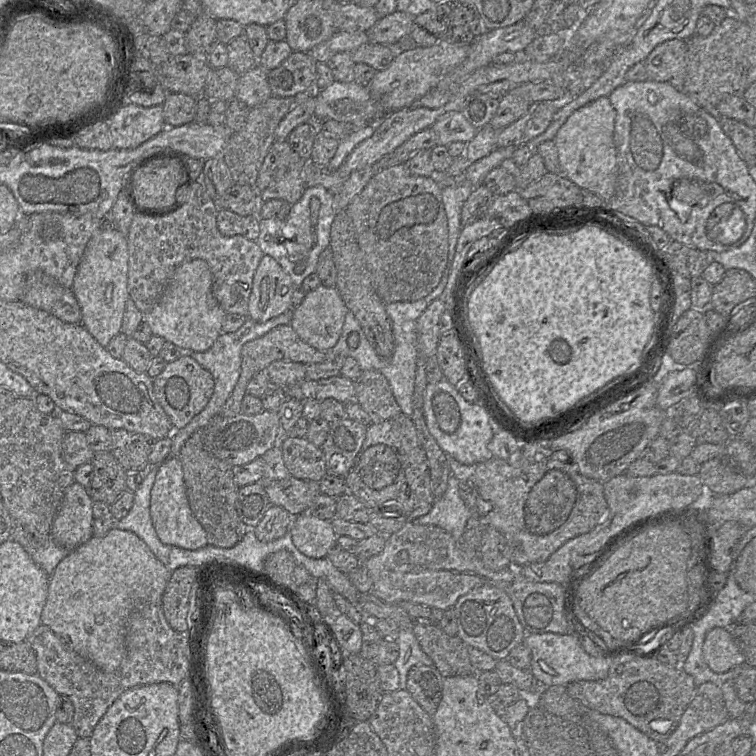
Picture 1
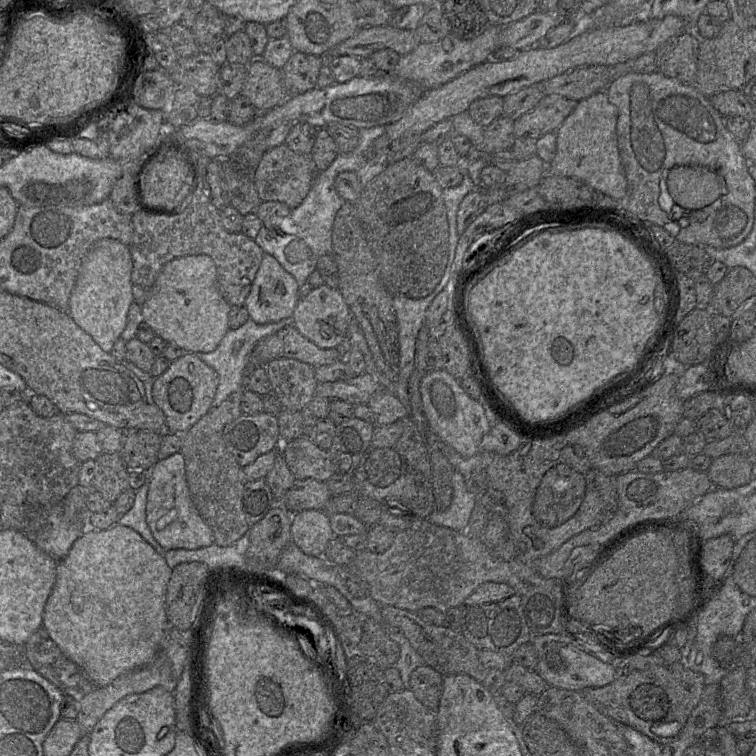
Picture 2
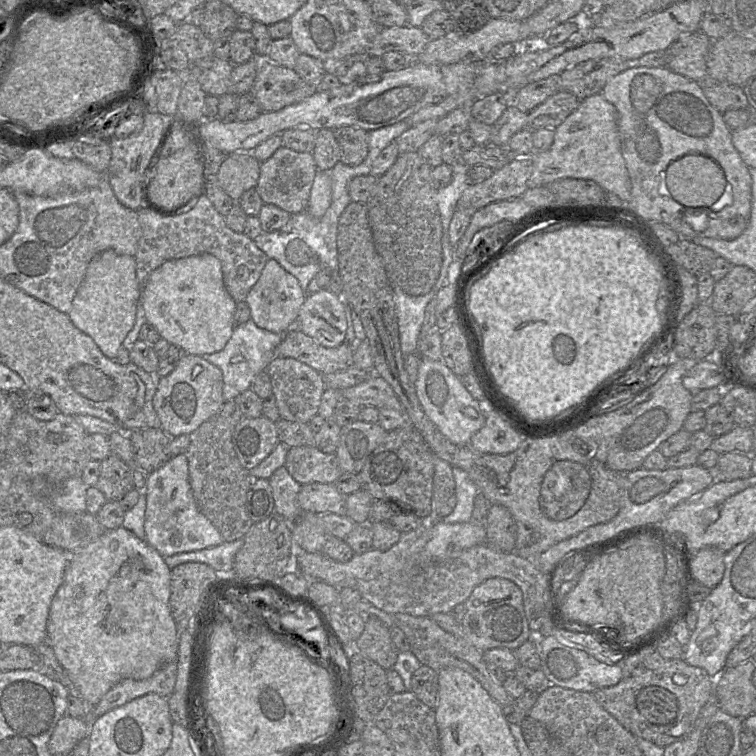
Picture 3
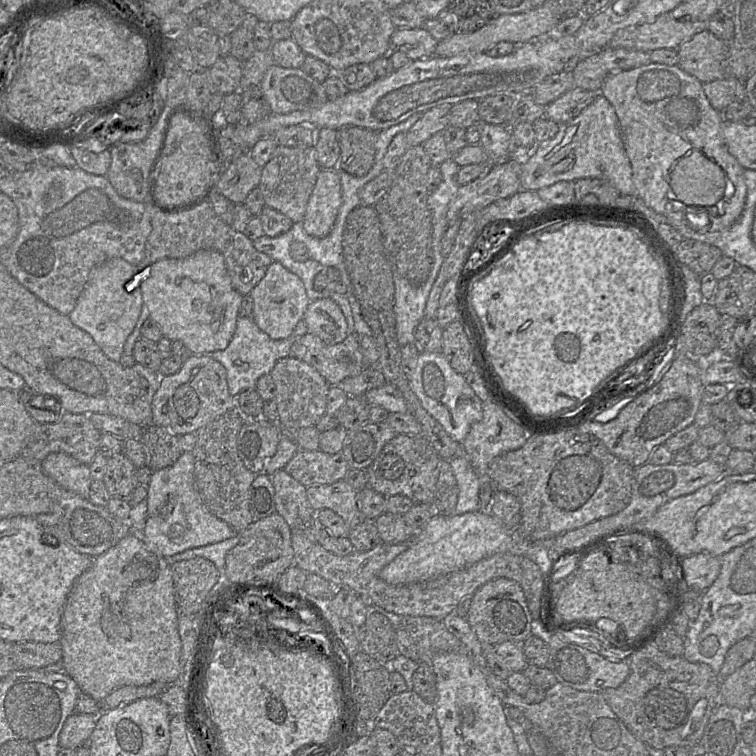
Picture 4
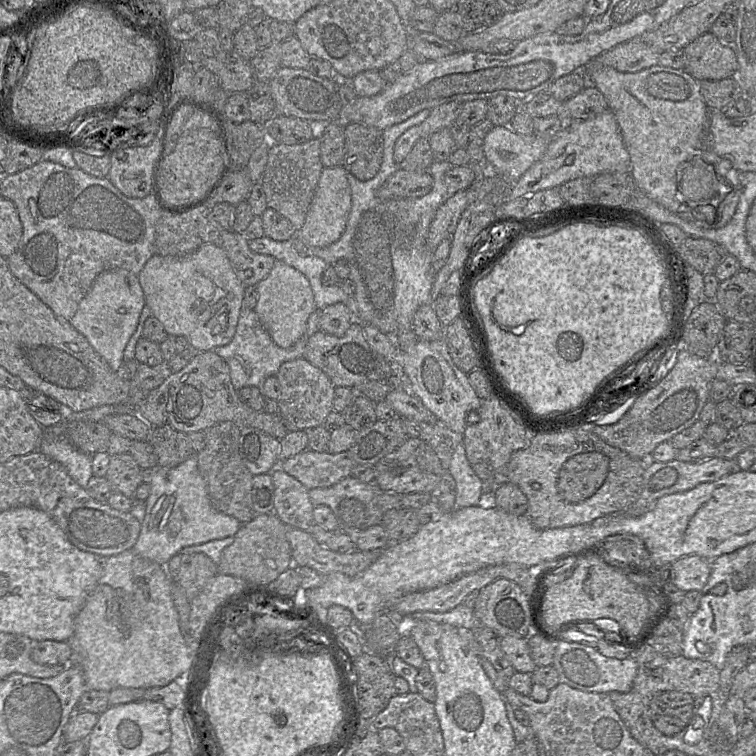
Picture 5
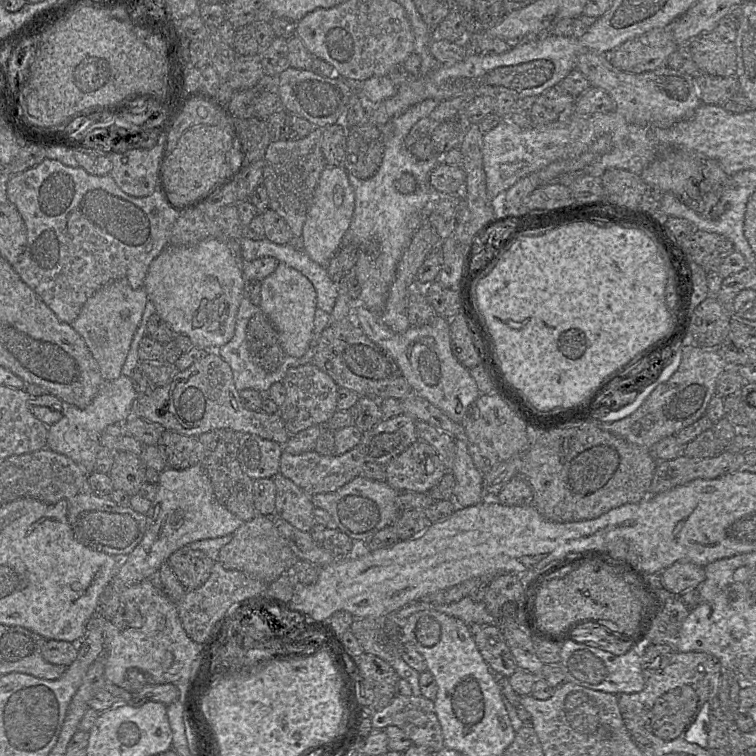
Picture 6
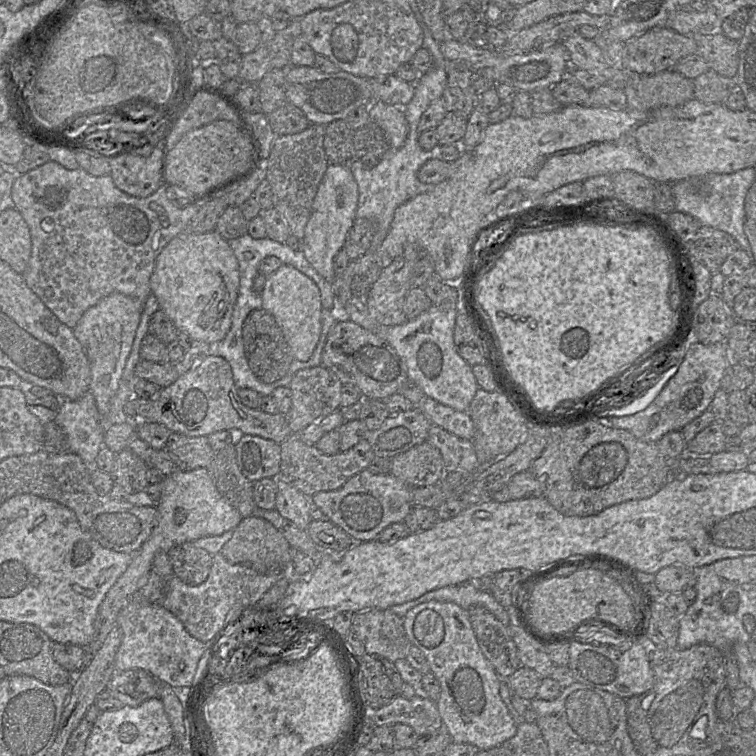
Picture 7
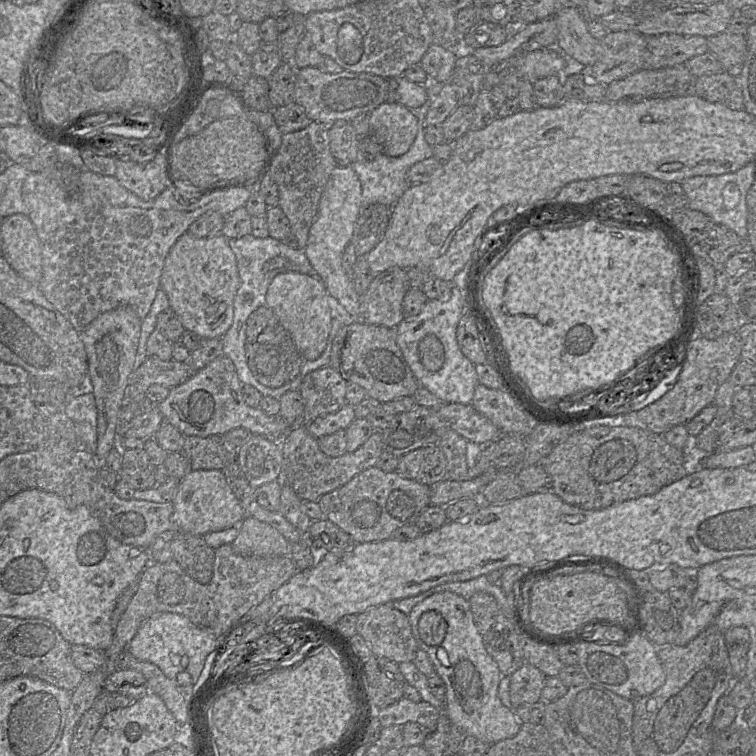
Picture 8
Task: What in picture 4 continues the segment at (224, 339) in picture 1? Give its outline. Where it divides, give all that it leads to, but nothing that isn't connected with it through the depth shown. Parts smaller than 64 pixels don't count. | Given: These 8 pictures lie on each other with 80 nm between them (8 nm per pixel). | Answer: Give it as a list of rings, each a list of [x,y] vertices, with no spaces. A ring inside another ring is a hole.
[[[239,317],[234,335],[224,350],[193,355],[210,356],[221,363],[227,372],[229,393],[236,398],[245,390],[255,389],[258,379],[269,374],[278,360],[288,357],[292,344],[307,332],[306,323],[300,320],[288,338],[273,340],[256,325],[252,317]]]

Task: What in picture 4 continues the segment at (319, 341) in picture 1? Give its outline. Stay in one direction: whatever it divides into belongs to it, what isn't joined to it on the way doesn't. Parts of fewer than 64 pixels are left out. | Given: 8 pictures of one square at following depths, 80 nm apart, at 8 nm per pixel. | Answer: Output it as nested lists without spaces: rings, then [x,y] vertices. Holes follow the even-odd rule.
[[[331,298],[310,301],[303,320],[307,333],[317,335],[327,344],[342,342],[347,335],[347,321],[340,306]]]

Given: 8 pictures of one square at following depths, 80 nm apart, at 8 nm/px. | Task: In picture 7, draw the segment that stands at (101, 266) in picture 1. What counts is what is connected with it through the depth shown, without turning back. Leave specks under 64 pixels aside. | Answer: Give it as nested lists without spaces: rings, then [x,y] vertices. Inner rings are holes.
[[[113,292],[88,308],[73,328],[74,335],[82,345],[89,362],[91,375],[89,391],[94,396],[97,410],[101,416],[108,414],[110,401],[119,388],[140,323],[144,302],[136,297]]]

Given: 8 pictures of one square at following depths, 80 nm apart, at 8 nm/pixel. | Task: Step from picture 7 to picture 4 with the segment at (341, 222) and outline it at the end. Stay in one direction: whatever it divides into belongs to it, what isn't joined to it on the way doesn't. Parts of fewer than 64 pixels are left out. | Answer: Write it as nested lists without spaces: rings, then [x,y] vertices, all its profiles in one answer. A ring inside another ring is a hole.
[[[337,167],[321,169],[302,221],[305,232],[318,238],[327,236],[335,224],[341,204],[342,187]]]

